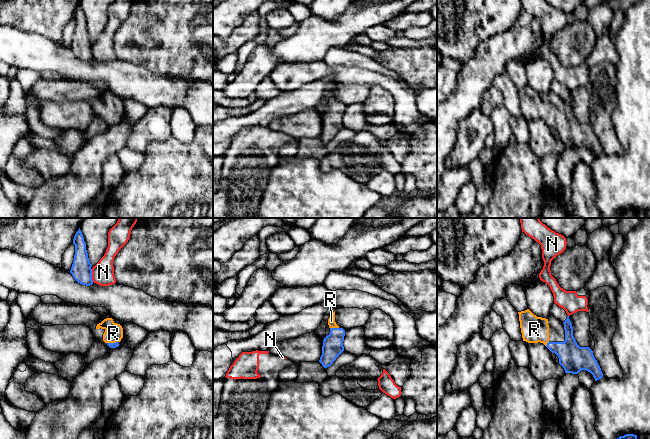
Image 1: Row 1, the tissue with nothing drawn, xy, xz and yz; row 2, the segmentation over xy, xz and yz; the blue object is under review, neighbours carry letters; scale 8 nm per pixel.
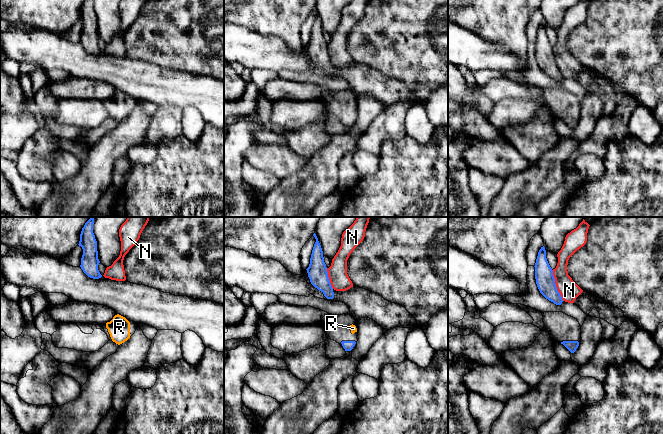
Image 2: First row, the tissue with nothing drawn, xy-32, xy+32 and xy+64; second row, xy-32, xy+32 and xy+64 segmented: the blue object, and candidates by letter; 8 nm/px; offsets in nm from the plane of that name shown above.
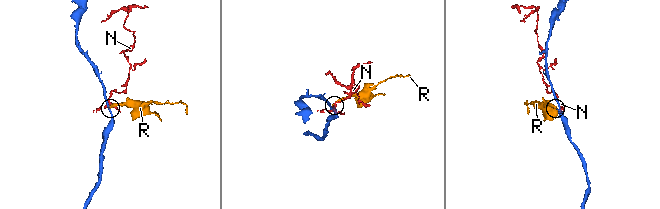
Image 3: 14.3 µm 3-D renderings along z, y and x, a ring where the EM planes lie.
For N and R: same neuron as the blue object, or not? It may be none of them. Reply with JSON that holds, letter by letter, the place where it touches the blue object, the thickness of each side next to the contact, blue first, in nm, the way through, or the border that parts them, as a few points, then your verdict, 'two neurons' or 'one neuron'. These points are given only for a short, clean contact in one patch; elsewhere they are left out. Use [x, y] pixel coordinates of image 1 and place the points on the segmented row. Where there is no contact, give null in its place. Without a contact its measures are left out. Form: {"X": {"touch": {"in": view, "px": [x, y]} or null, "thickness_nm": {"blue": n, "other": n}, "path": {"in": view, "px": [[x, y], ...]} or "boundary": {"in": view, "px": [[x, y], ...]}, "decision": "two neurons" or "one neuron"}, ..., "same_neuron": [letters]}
{"N": {"touch": {"in": "xy", "px": [91, 275]}, "thickness_nm": {"blue": 160, "other": 180}, "boundary": {"in": "xy", "px": [[91, 269], [91, 279], [93, 281]]}, "decision": "two neurons"}, "R": {"touch": {"in": "xz", "px": [334, 328]}, "thickness_nm": {"blue": 160, "other": 60}, "path": {"in": "xz", "px": [[332, 347], [334, 328], [331, 321]]}, "decision": "one neuron"}, "same_neuron": ["R"]}

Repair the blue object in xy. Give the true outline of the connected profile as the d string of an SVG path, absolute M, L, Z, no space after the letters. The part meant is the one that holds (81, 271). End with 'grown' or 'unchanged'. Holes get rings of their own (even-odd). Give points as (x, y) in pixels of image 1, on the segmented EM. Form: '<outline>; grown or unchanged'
M80 228L74 236L73 244L75 245L75 255L70 273L78 283L90 286L93 284L92 264L89 261L86 243Z; unchanged

